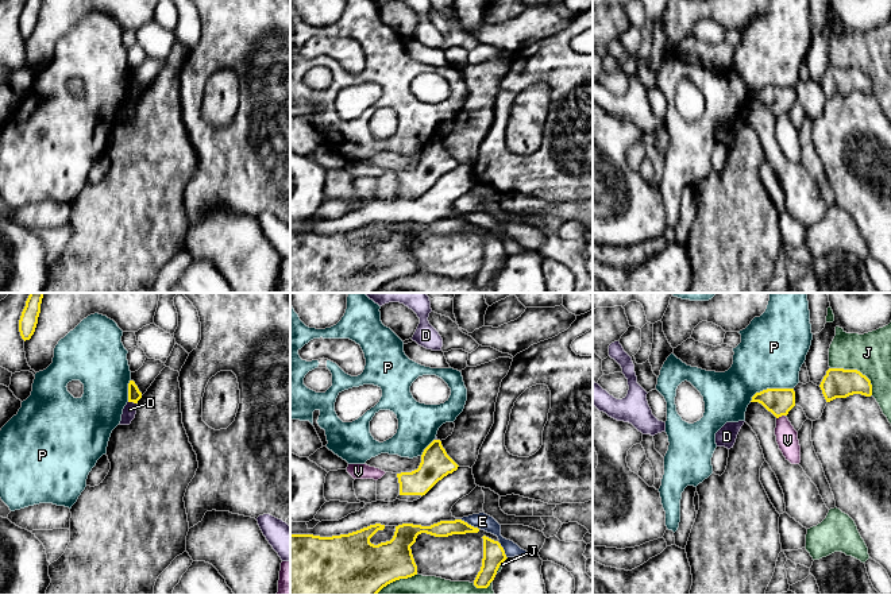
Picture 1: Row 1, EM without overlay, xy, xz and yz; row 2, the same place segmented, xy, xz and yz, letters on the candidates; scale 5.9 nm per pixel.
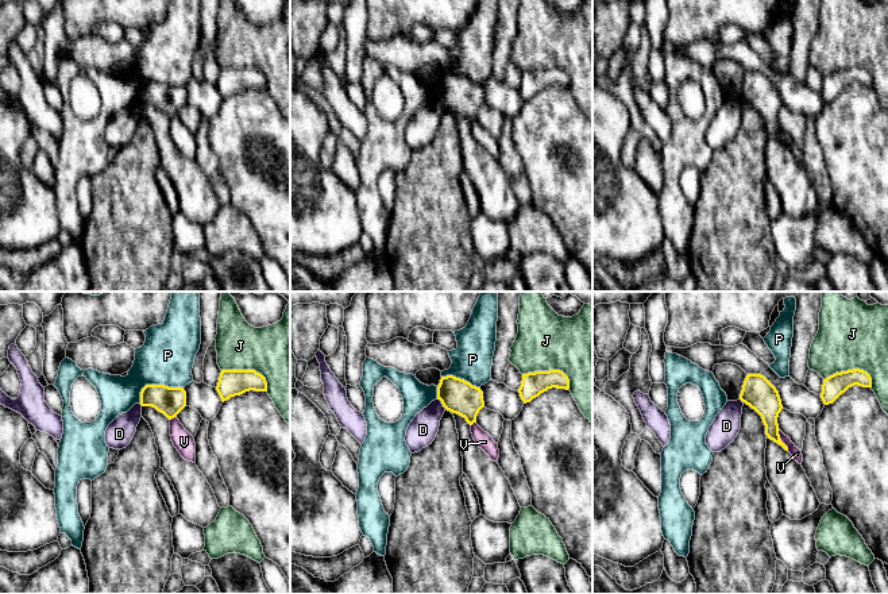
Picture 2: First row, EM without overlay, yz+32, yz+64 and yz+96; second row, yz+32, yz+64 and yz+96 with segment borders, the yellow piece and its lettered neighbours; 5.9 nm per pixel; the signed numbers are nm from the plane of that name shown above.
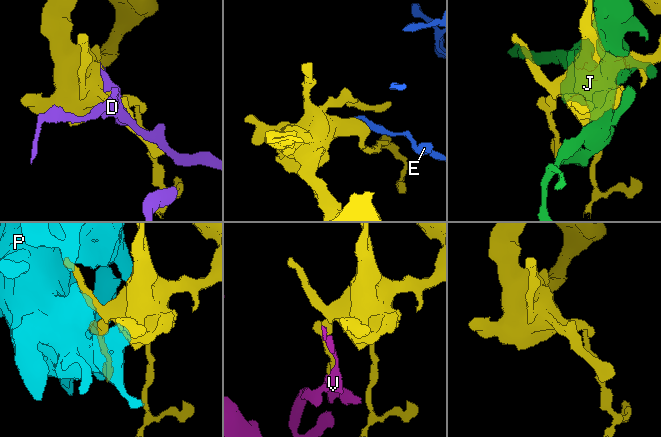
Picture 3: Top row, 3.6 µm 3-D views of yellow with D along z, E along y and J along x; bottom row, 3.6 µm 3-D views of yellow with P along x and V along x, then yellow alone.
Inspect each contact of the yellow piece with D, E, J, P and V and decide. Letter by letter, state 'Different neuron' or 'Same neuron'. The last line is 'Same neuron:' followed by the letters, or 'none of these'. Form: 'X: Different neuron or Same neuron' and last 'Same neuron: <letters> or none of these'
D: Different neuron
E: Different neuron
J: Different neuron
P: Different neuron
V: Different neuron
Same neuron: none of these

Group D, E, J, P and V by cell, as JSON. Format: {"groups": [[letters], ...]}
{"groups": [["D"], ["E"], ["J"], ["P"], ["V"]]}

